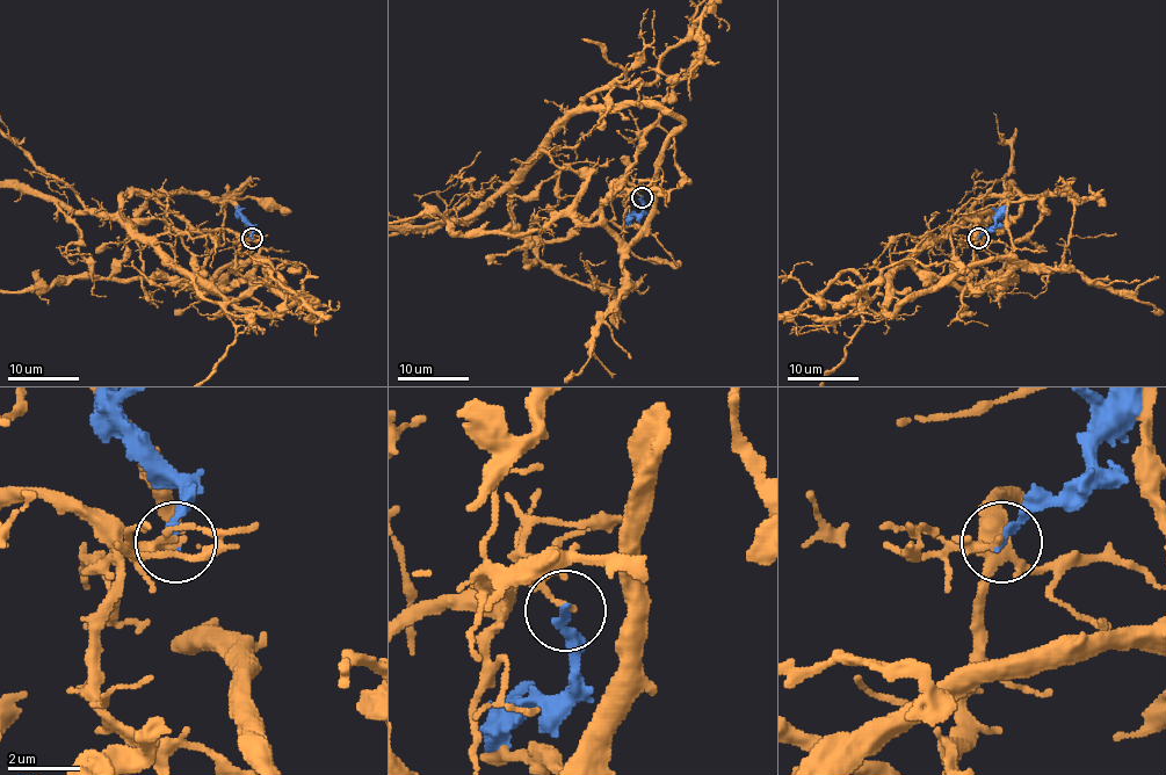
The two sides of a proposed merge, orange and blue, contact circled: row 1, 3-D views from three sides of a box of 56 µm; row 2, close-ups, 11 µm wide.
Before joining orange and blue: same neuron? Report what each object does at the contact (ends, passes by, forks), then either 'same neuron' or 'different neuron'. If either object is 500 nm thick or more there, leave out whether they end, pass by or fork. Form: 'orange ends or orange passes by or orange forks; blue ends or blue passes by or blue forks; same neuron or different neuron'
orange passes by; blue ends; different neuron

